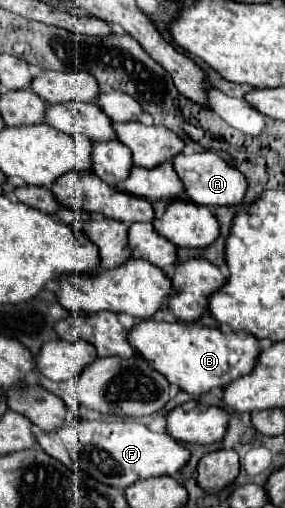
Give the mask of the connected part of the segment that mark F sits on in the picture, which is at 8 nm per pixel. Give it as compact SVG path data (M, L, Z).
M76 420L74 424L62 426L56 432L36 434L38 444L46 454L60 460L72 470L84 470L96 480L128 488L130 484L154 476L174 476L190 460L190 450L176 442L168 434L156 434L138 422L98 422L98 420Z

